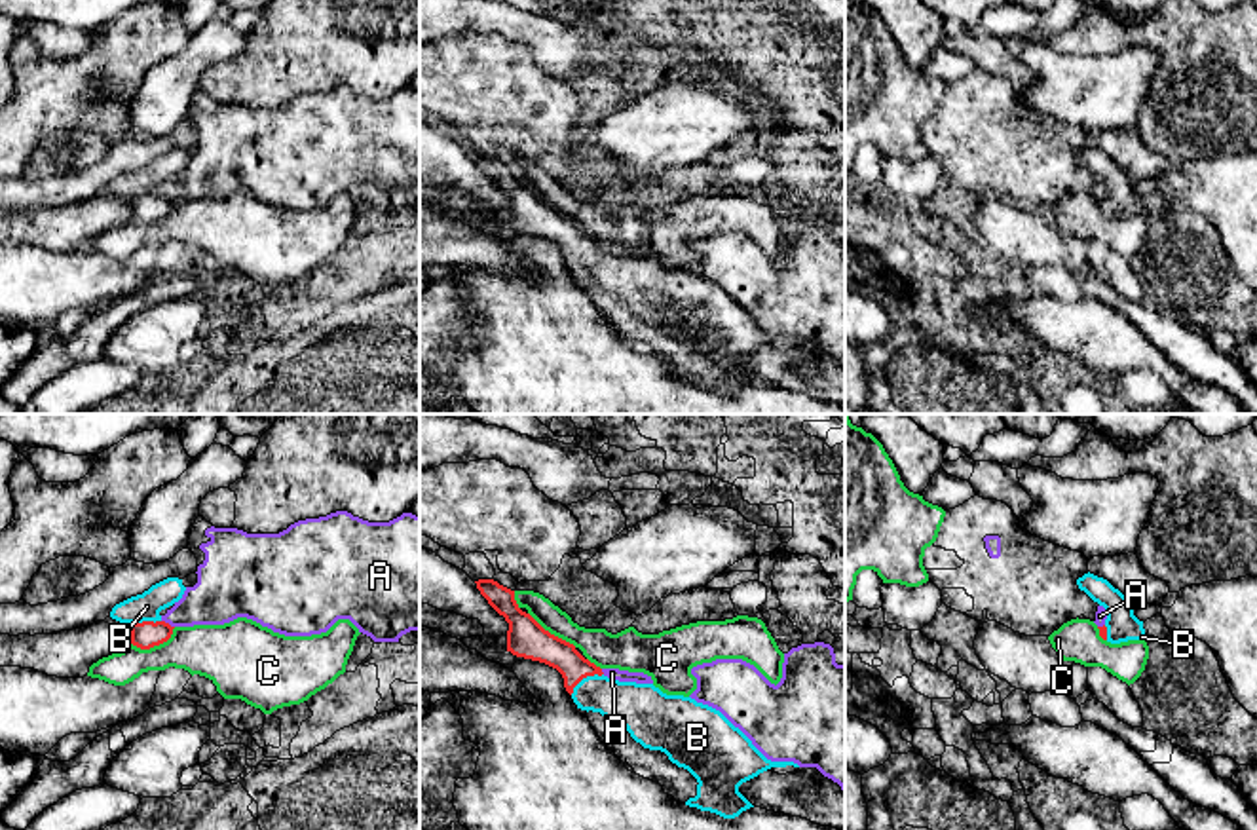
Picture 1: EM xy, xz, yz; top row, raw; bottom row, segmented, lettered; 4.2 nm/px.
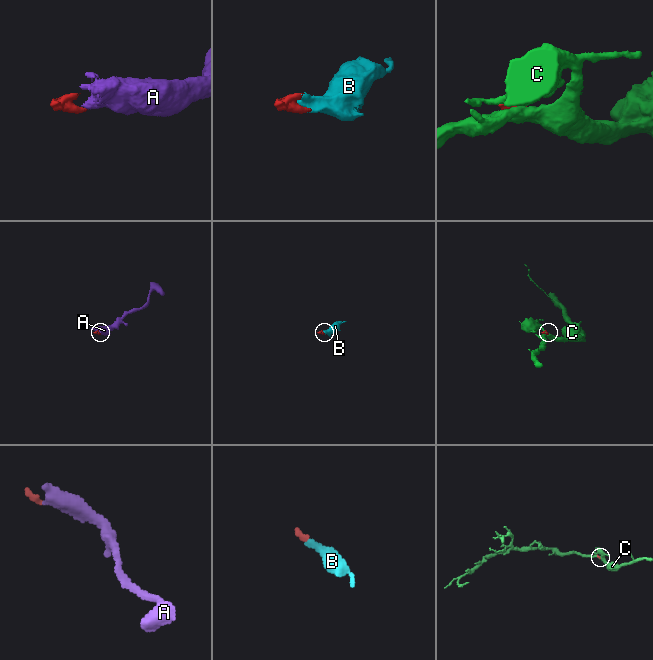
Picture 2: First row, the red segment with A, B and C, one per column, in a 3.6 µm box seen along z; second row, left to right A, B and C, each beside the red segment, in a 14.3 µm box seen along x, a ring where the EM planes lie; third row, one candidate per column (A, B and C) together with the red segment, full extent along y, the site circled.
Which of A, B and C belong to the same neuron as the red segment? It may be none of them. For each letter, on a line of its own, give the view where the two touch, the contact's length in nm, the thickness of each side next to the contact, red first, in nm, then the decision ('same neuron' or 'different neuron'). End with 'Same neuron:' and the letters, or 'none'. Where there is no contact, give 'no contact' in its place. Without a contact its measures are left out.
A: meets red in xy; contact 70 nm long; 120 nm thick on the red side, 220 nm on the other; different neuron
B: meets red in xz; contact 170 nm long; 140 nm thick on the red side, 190 nm on the other; same neuron
C: meets red in xy; contact 200 nm long; 120 nm thick on the red side, 220 nm on the other; different neuron
Same neuron: B

